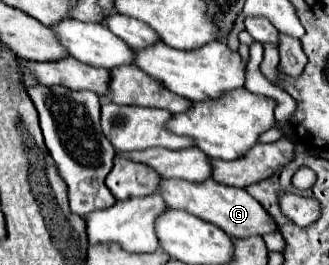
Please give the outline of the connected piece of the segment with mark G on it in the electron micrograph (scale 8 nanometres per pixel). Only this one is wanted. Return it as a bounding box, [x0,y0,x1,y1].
[158,178,276,238]

